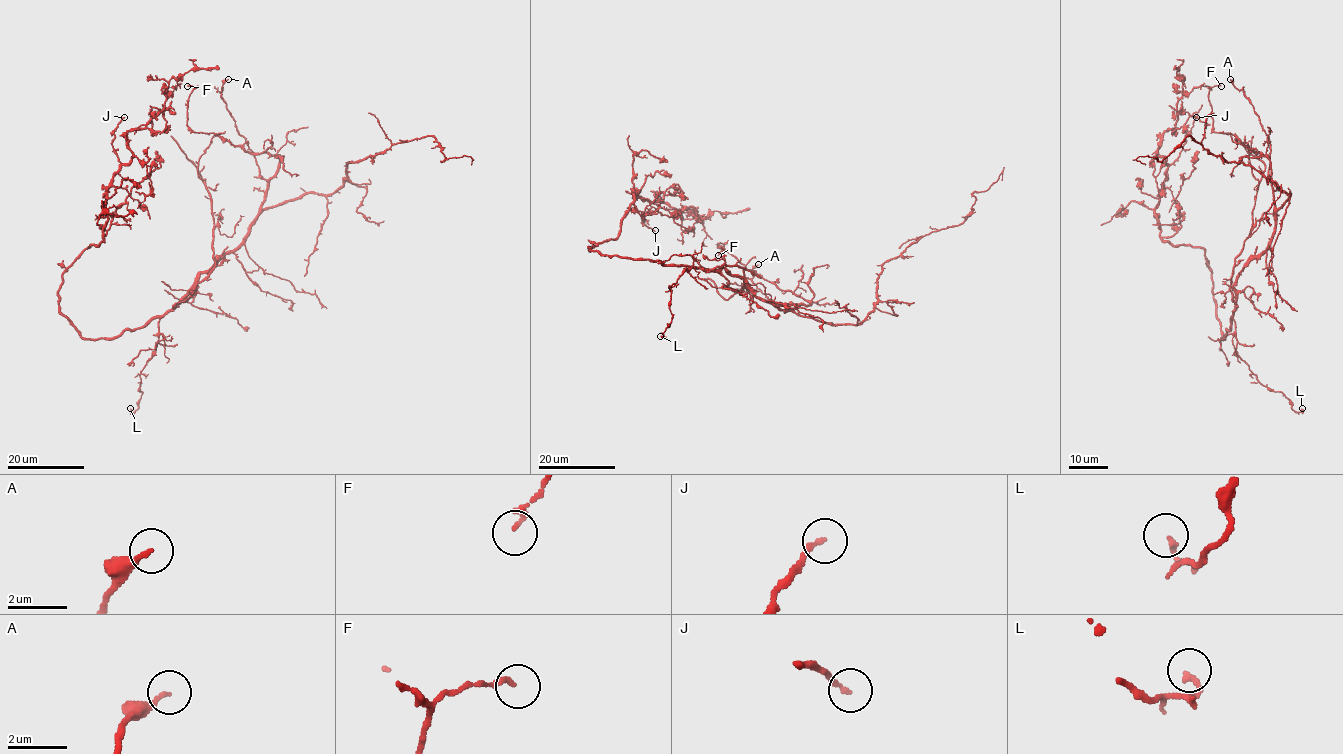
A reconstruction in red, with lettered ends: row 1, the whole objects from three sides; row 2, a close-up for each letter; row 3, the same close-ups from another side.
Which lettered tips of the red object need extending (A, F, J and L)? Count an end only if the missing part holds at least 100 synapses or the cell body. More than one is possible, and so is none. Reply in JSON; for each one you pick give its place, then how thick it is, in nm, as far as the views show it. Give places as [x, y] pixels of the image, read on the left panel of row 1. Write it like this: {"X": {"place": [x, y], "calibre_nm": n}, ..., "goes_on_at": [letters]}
{"goes_on_at": []}

